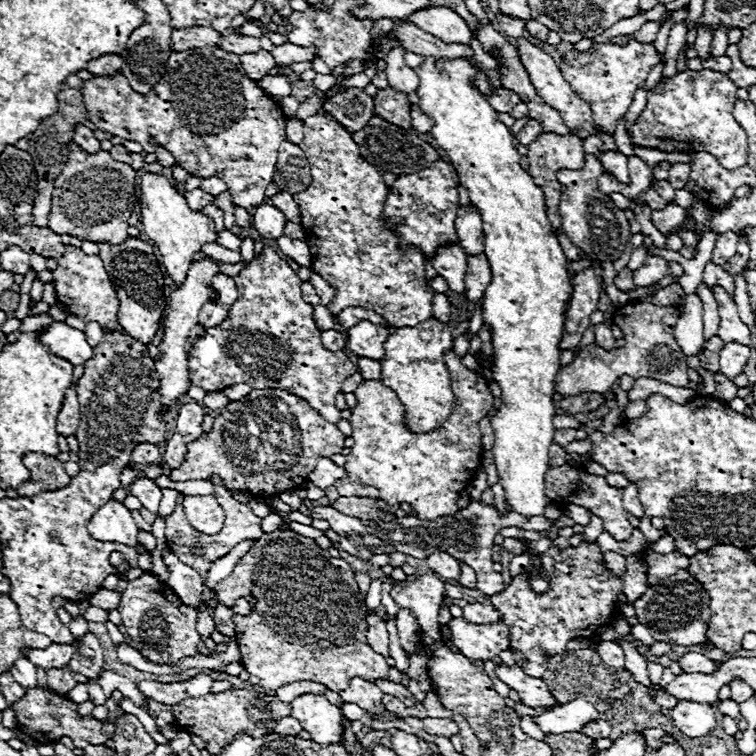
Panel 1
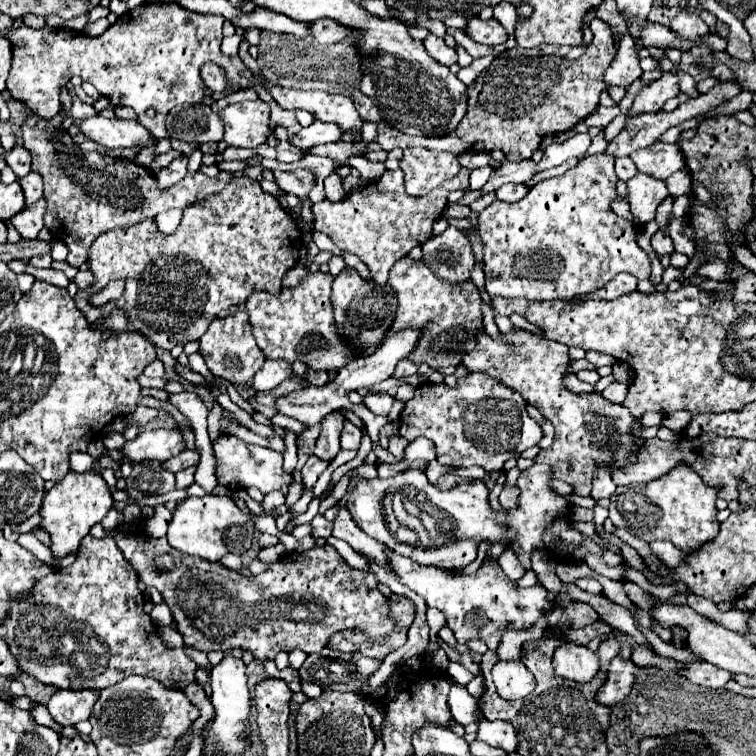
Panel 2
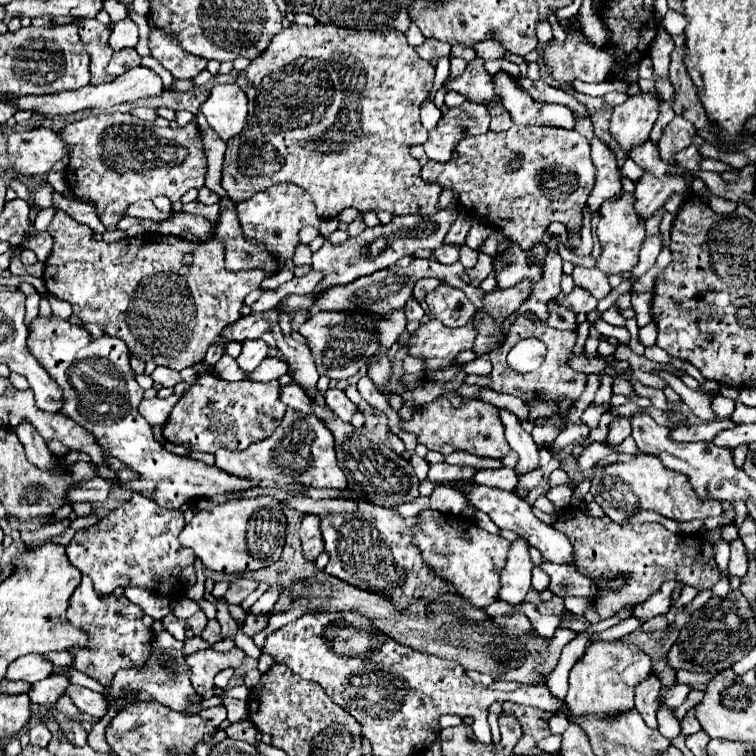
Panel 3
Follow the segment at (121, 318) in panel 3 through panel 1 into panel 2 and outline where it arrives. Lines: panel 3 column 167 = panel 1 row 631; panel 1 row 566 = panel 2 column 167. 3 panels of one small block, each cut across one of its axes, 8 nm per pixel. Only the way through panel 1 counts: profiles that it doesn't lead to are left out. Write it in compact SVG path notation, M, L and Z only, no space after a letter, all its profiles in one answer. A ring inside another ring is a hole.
M246 176L232 178L221 192L187 207L182 216L180 226L174 234L162 234L155 220L114 228L112 232L100 234L90 248L88 266L94 274L94 282L86 290L78 290L74 296L76 308L84 312L84 318L92 328L96 328L114 308L120 308L124 316L128 316L128 328L148 336L156 348L172 350L176 344L186 344L192 340L200 340L200 336L208 330L208 324L218 316L220 310L230 306L240 306L246 298L256 292L280 292L282 276L298 262L302 246L302 230L298 230L292 214L282 208L282 204L264 194L258 180L250 180ZM110 280L126 280L124 296L116 302L110 302L102 308L90 308L88 296L104 288Z

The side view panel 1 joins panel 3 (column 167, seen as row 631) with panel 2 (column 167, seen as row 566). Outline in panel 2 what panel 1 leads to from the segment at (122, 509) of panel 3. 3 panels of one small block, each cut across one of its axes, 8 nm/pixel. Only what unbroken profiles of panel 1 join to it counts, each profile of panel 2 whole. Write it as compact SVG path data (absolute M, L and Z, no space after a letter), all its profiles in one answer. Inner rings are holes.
M136 524L136 530L130 530L130 536L126 536L128 530L124 532L108 532L112 534L116 546L124 554L124 558L134 566L138 572L138 578L146 586L154 586L164 602L168 604L176 628L184 638L184 646L202 650L202 652L228 652L234 648L248 650L252 652L256 662L266 662L274 660L278 652L290 652L292 648L300 648L306 654L320 652L326 644L328 638L340 630L346 628L360 628L366 630L370 636L376 638L386 638L394 630L394 622L390 620L388 612L388 600L376 590L376 580L374 574L354 570L346 564L346 560L330 546L322 548L312 548L306 552L292 552L286 554L282 560L272 564L268 570L264 570L258 576L242 576L240 572L228 570L218 562L208 562L200 560L198 556L188 556L182 554L166 542L166 538L150 538L144 534L142 524Z

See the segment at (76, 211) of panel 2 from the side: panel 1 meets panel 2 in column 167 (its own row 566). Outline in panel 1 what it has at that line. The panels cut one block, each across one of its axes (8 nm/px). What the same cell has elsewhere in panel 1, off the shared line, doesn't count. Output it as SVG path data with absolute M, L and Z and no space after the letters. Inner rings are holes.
M213 475L209 480L215 485L214 496L222 506L226 515L224 528L222 528L218 534L208 536L208 534L202 534L202 532L194 530L194 528L190 526L190 522L186 522L184 508L182 508L180 502L176 504L174 512L166 518L166 542L168 542L170 552L176 554L180 562L184 562L184 564L188 564L190 568L198 570L202 576L208 574L210 564L212 564L214 560L226 556L238 542L248 540L248 538L250 538L250 540L260 540L260 538L264 536L264 530L262 530L262 518L254 516L252 510L250 510L250 506L246 506L246 504L242 504L238 502L238 500L235 500L230 494L230 490L228 490L222 482L222 478Z

